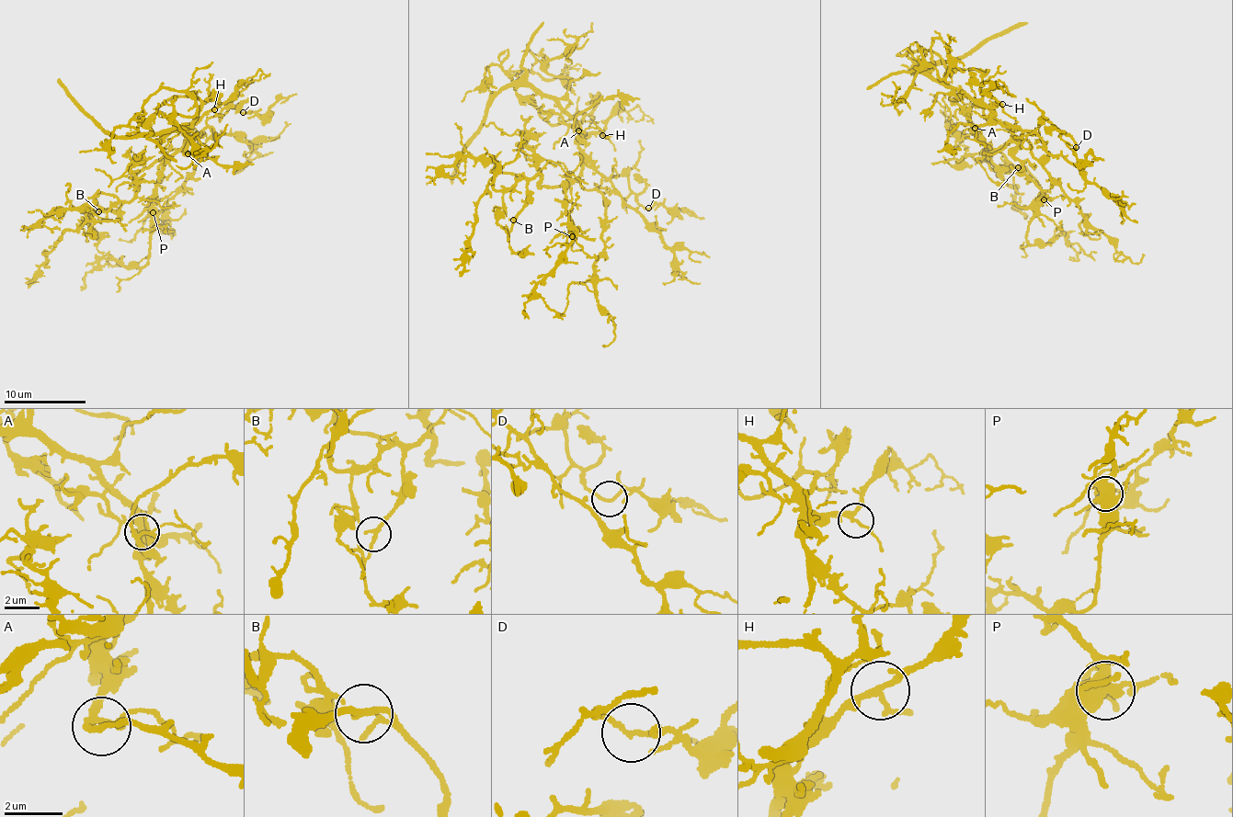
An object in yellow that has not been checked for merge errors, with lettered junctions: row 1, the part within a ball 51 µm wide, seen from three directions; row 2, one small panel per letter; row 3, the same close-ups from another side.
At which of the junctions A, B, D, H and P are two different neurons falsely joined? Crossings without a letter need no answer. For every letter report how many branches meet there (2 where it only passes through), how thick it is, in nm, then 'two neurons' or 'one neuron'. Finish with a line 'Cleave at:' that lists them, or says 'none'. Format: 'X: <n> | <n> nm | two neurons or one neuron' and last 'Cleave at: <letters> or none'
A: 3 | 190 nm | one neuron
B: 3 | 180 nm | one neuron
D: 3 | 130 nm | one neuron
H: 3 | 190 nm | one neuron
P: 6 | 500 nm | one neuron
Cleave at: none

